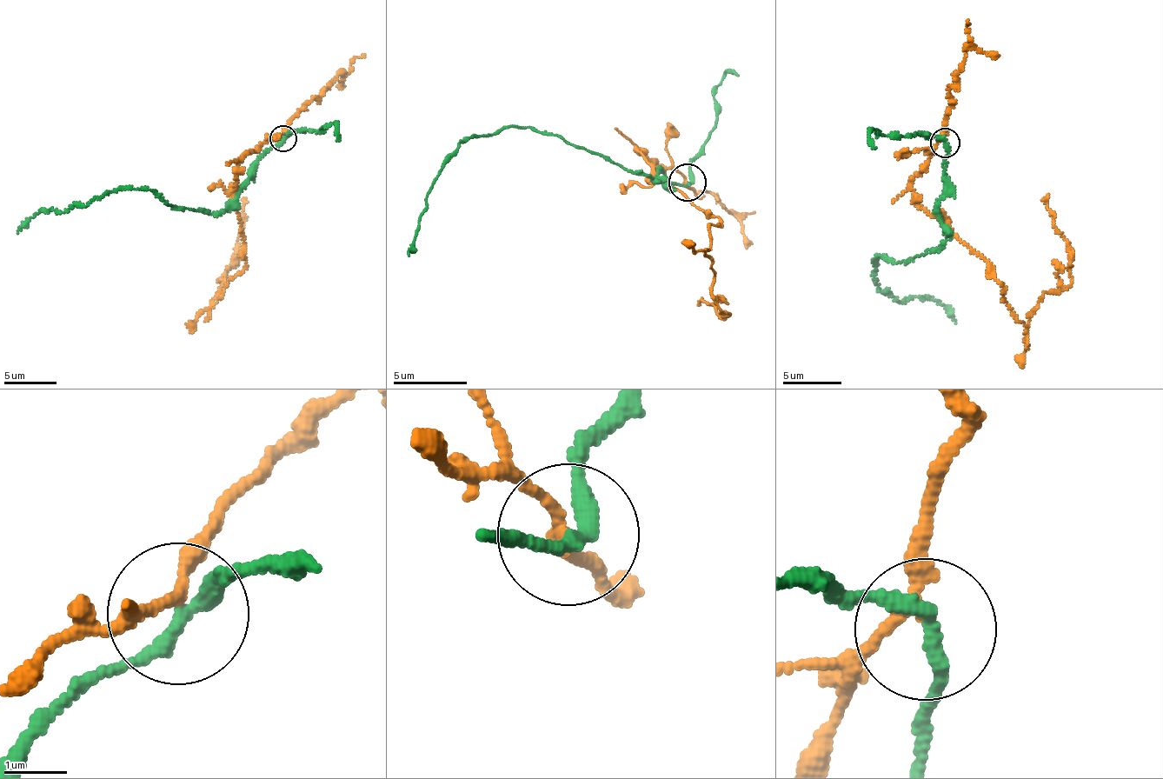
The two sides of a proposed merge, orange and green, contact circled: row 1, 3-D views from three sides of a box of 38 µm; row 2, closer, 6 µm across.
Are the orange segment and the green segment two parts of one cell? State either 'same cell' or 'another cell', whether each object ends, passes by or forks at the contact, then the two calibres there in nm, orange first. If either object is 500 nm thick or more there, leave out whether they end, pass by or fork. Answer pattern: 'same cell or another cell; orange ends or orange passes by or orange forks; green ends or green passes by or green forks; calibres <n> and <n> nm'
another cell; orange passes by; green passes by; calibres 180 and 240 nm

